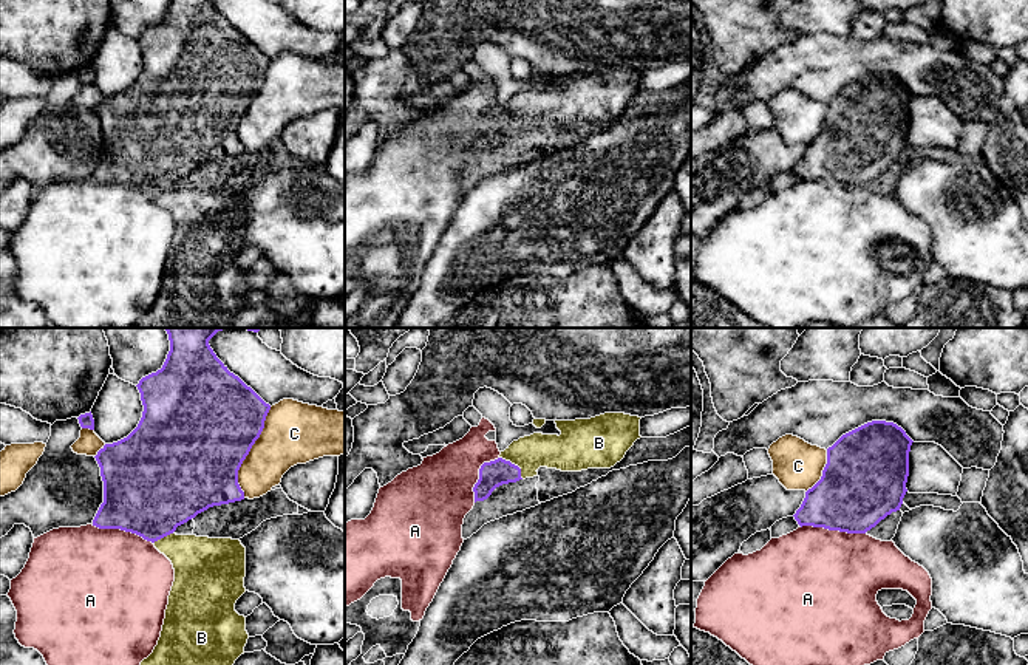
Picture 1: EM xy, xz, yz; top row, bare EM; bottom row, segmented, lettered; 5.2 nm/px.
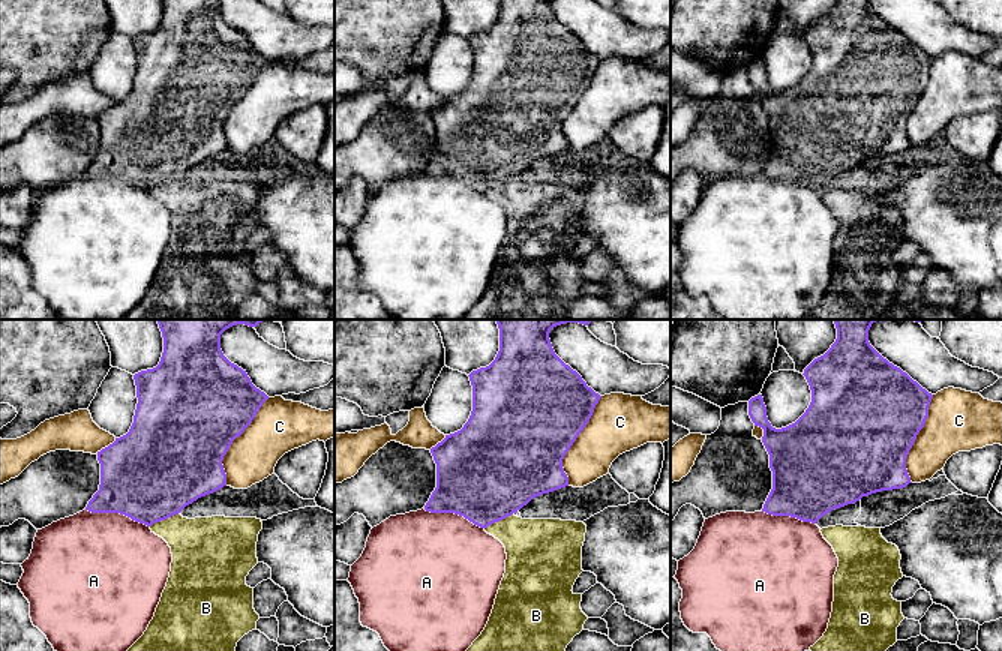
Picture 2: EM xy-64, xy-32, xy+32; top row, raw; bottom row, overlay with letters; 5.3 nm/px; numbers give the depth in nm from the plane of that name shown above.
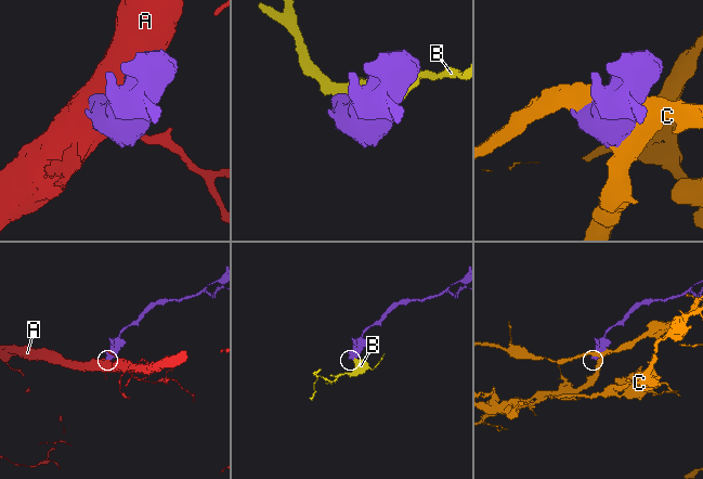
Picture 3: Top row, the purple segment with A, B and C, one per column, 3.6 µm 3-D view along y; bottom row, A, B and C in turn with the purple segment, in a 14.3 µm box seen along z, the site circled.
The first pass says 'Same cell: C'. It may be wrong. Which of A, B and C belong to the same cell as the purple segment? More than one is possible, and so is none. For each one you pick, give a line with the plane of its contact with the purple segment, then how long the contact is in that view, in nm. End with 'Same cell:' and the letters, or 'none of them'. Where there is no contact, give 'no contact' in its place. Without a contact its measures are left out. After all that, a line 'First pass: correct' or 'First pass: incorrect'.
Same cell: none of them
First pass: incorrect

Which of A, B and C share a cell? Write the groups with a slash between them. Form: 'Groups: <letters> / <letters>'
Groups: A / B / C

